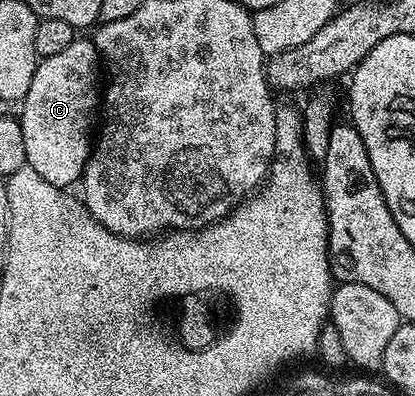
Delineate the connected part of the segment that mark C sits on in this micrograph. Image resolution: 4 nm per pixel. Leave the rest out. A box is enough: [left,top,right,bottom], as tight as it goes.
[21,37,100,188]

